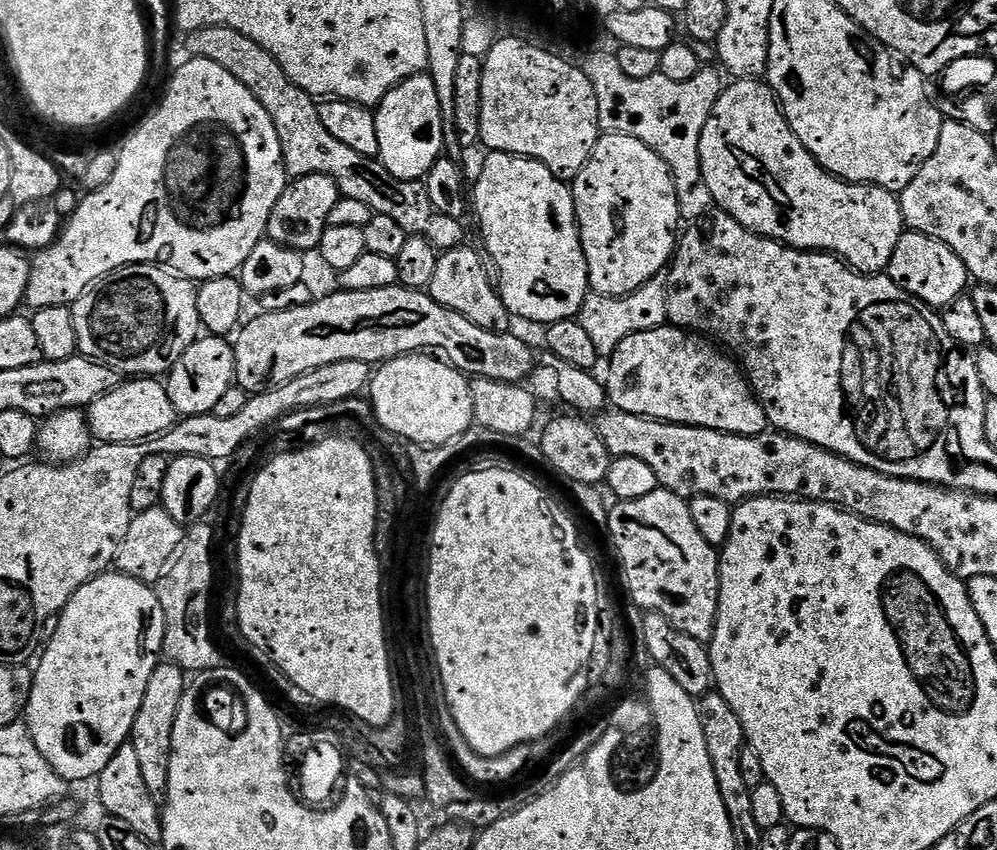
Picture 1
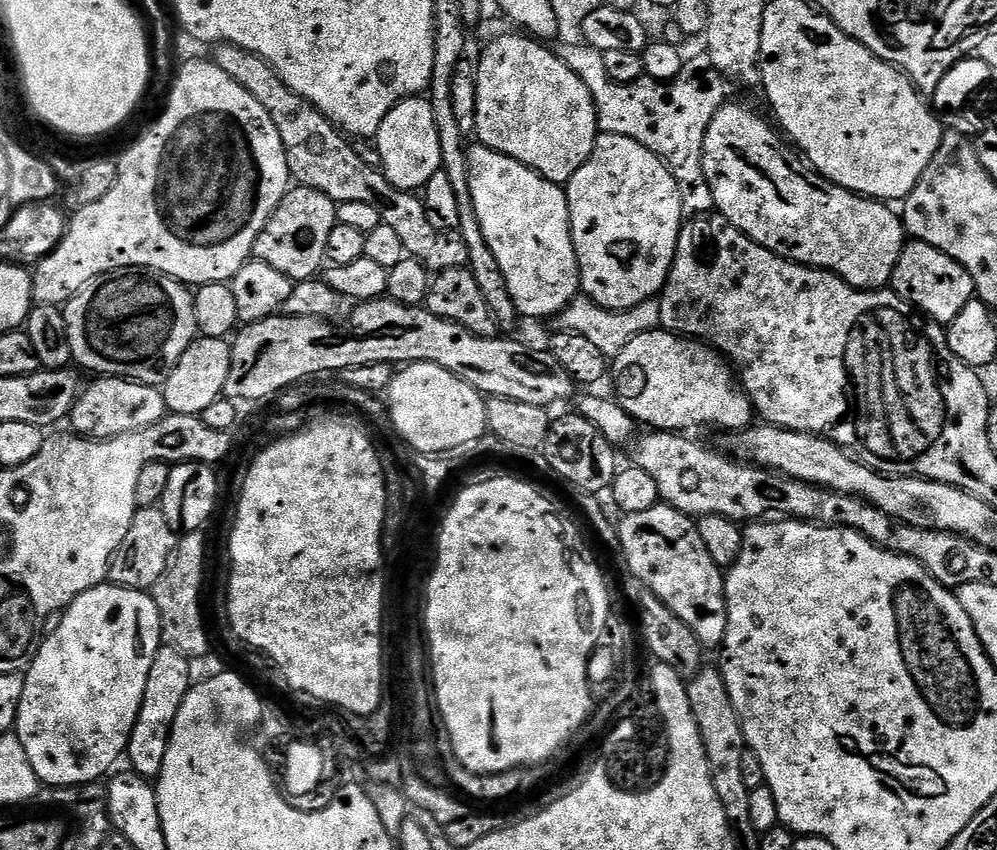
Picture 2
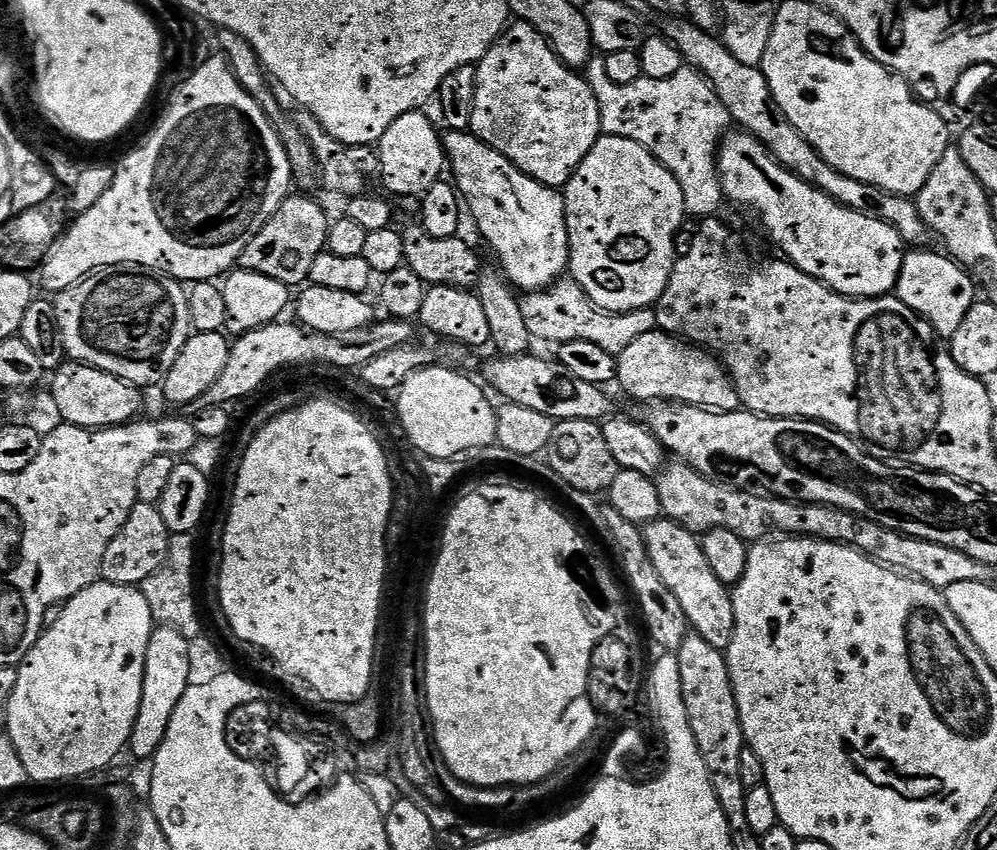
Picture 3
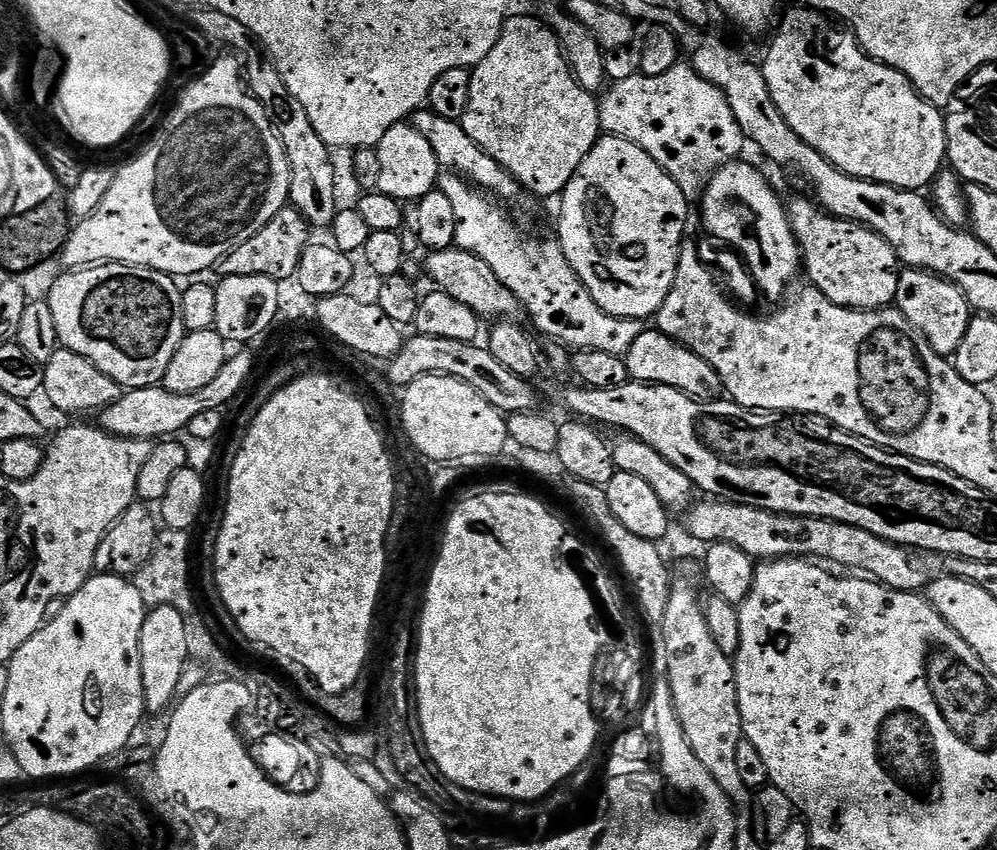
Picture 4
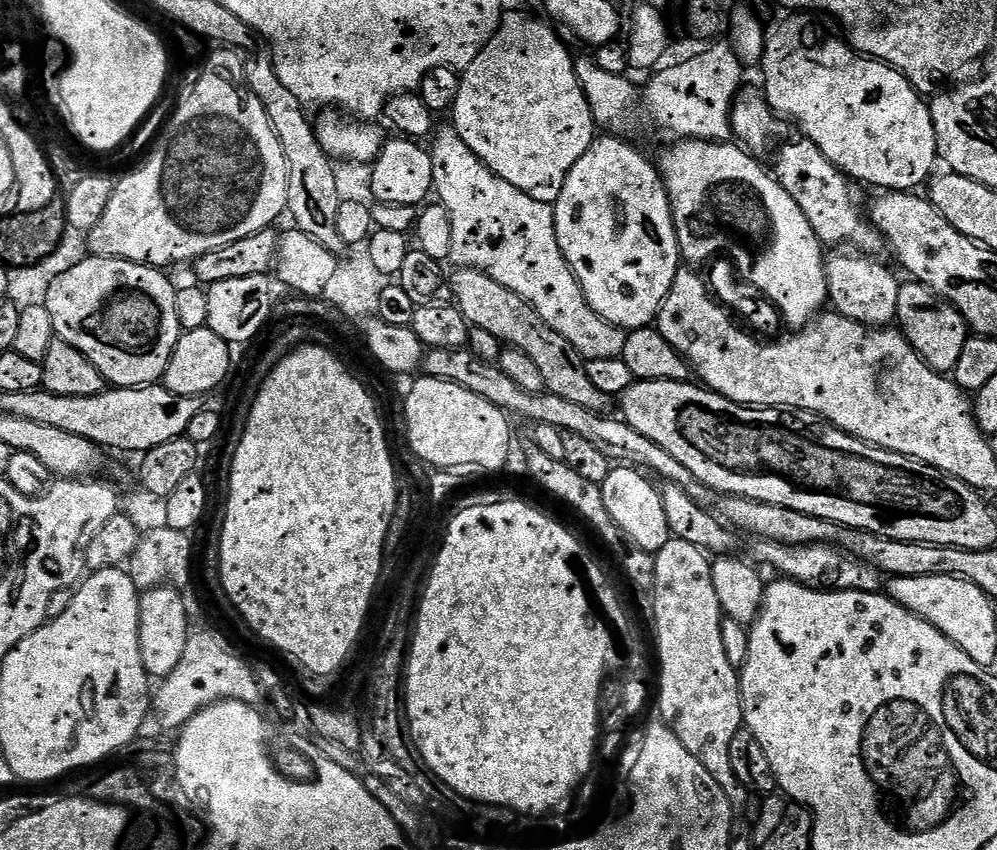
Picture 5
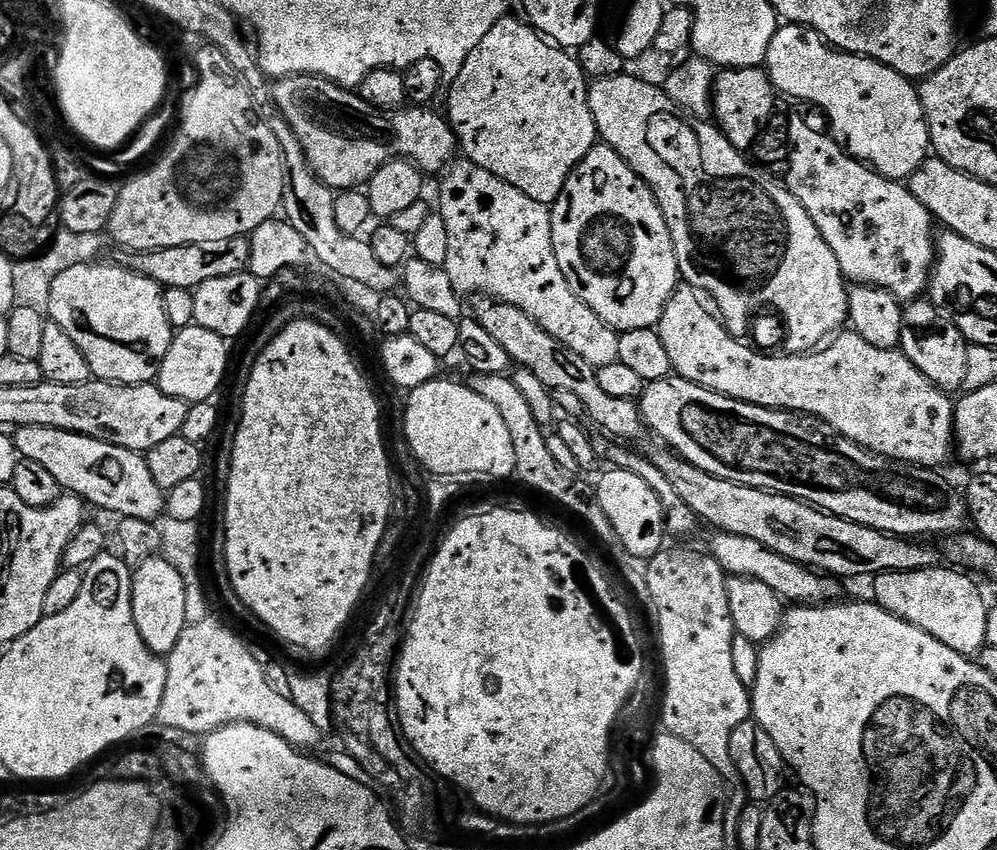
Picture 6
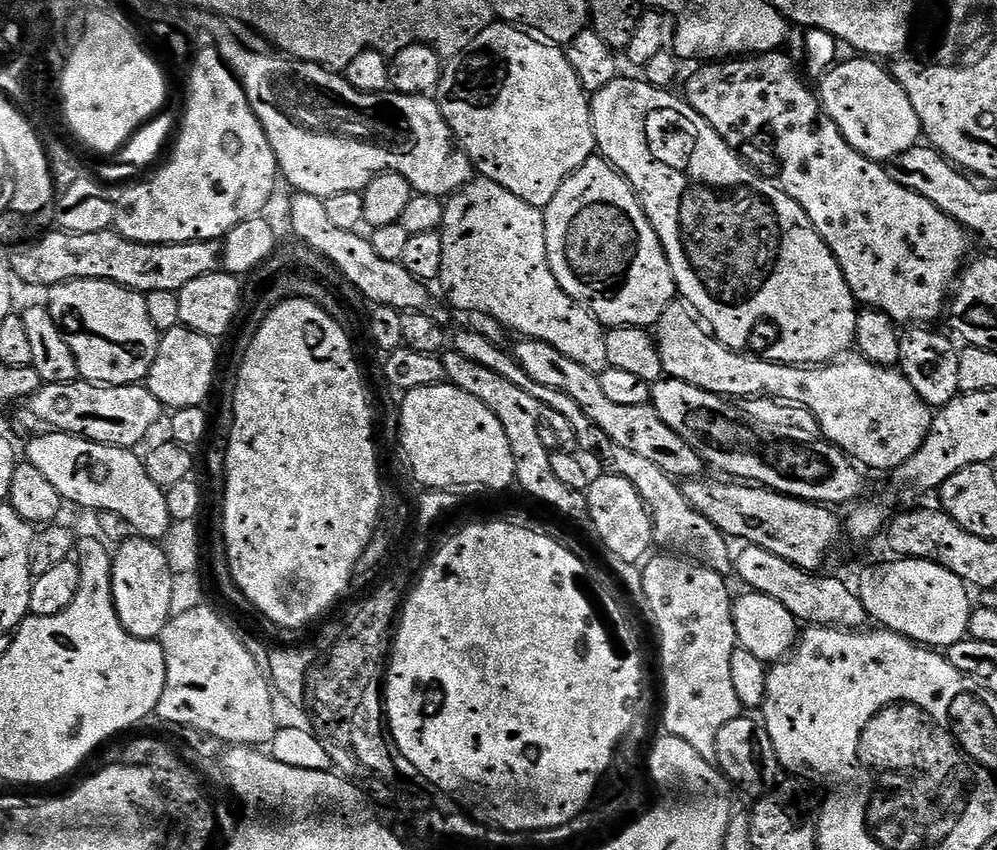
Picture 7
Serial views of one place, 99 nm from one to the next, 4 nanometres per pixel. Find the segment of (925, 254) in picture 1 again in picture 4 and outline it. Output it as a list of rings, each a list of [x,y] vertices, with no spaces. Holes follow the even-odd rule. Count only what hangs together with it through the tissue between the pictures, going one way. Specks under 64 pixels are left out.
[[[904,268],[901,271],[894,306],[904,315],[906,322],[910,322],[910,326],[914,326],[926,342],[930,342],[932,349],[945,358],[955,357],[958,345],[966,334],[966,326],[970,326],[974,315],[966,294],[962,294],[958,286],[922,268]]]

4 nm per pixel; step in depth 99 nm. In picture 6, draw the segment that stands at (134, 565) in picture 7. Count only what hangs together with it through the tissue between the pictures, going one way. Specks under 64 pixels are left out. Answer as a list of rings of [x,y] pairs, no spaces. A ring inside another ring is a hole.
[[[157,554],[142,561],[133,571],[134,622],[138,626],[138,634],[142,634],[142,642],[146,642],[146,646],[156,656],[167,657],[174,650],[174,646],[178,646],[178,638],[182,638],[184,629],[189,625],[186,620],[187,589],[178,570],[163,555]]]

